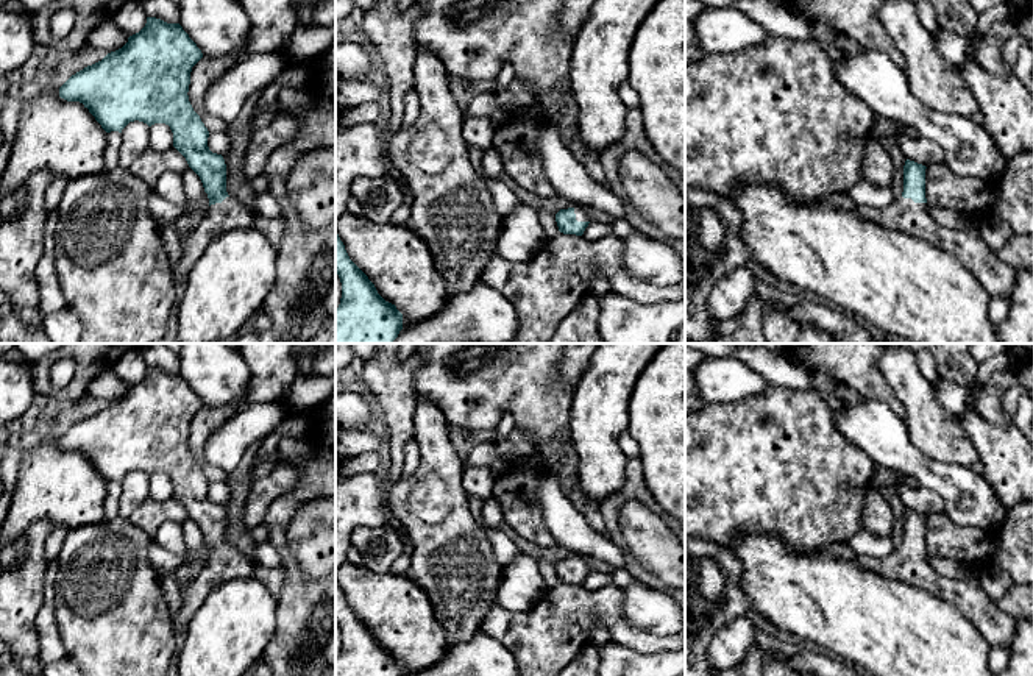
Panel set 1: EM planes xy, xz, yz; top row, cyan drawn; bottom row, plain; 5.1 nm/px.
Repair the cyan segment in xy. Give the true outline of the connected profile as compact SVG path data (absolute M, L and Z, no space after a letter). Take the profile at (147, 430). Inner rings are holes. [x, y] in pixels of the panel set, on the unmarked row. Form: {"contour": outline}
{"contour": "M147 367L145 376L122 398L59 437L61 448L83 453L106 482L122 482L134 470L170 476L173 496L200 526L209 548L197 578L181 589L175 629L187 626L222 582L254 573L251 559L228 545L225 509L209 500L209 481L189 451L190 422L201 407L201 400L179 373Z"}

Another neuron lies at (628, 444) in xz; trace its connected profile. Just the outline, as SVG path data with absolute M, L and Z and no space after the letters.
M624 431L619 436L618 443L627 459L635 459L640 456L640 447L638 447L637 440L627 431Z

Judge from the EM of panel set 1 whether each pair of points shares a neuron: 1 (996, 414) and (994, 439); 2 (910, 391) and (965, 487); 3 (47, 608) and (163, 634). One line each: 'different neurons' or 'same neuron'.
1: different neurons
2: different neurons
3: different neurons

